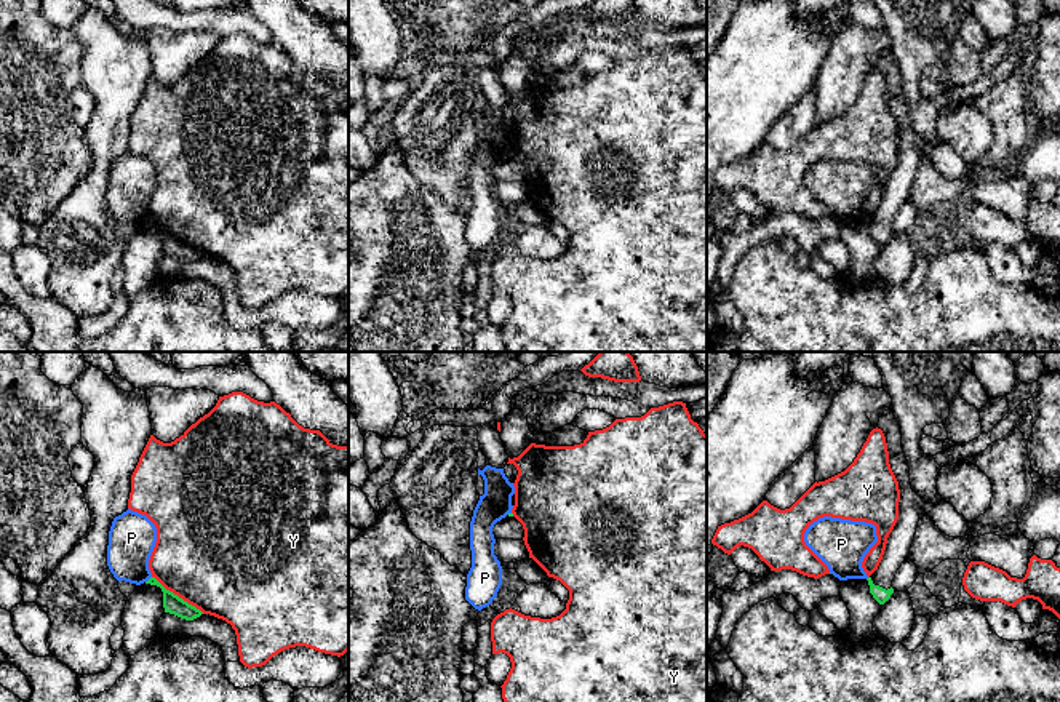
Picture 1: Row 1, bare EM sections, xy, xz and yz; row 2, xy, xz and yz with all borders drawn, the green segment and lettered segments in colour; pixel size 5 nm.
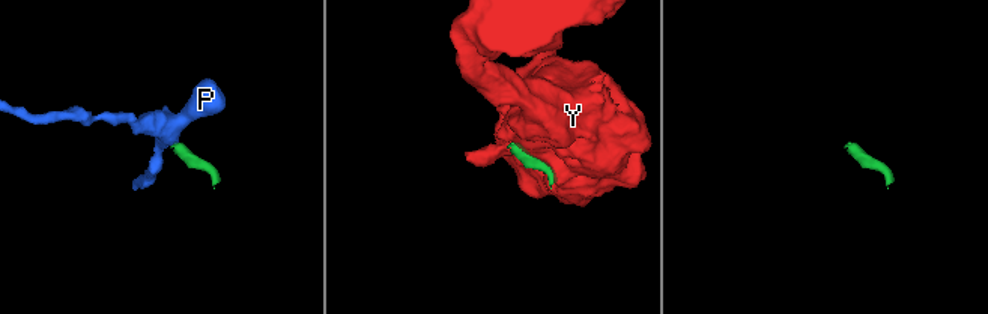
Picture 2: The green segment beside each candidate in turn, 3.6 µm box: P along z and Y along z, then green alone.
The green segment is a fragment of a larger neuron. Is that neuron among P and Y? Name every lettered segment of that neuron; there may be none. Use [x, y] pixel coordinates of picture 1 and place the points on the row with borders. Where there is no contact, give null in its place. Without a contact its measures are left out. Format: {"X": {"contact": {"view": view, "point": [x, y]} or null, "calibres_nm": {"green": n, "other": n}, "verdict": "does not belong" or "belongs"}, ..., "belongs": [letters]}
{"P": {"contact": {"view": "xy", "point": [149, 579]}, "calibres_nm": {"green": 90, "other": 240}, "verdict": "does not belong"}, "Y": {"contact": {"view": "xy", "point": [176, 595]}, "calibres_nm": {"green": 90, "other": 500}, "verdict": "does not belong"}, "belongs": []}

